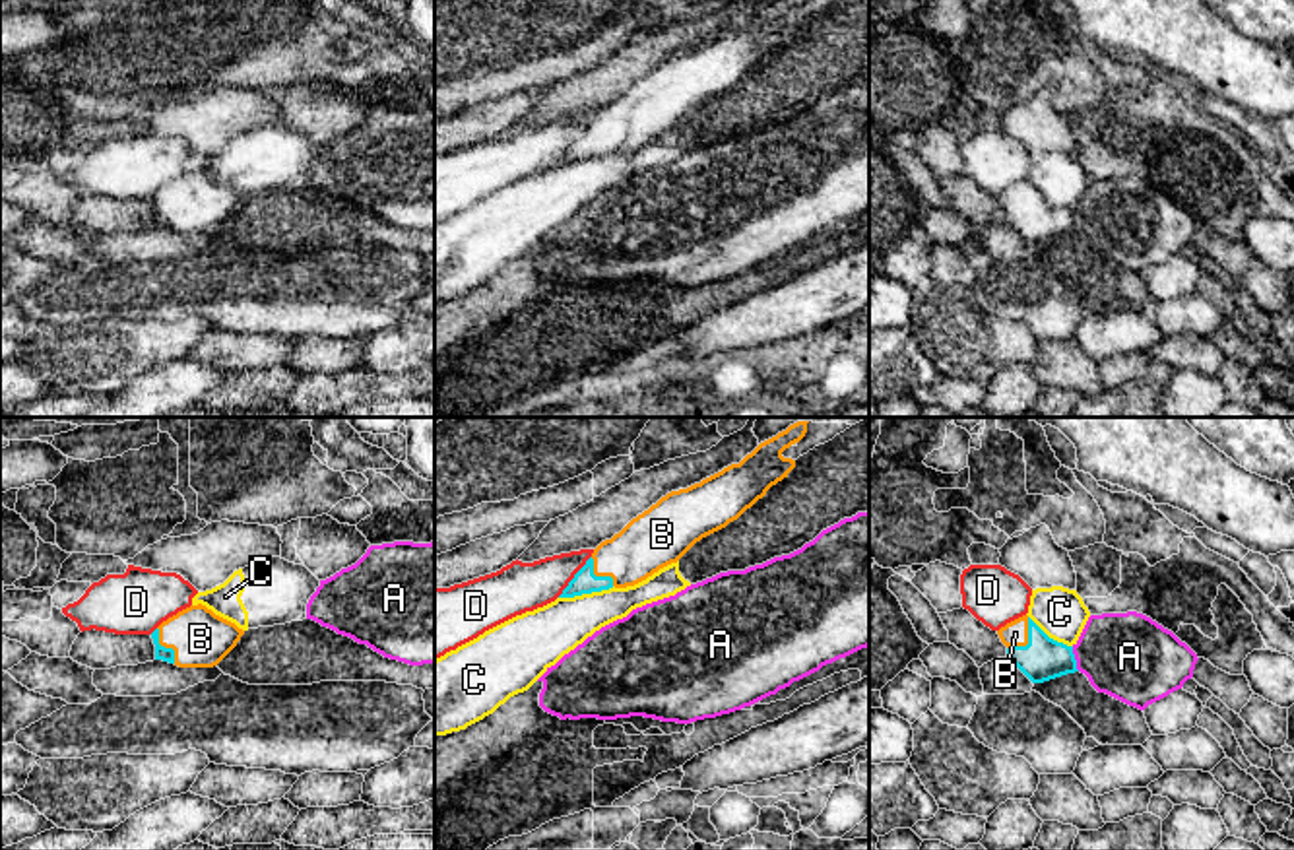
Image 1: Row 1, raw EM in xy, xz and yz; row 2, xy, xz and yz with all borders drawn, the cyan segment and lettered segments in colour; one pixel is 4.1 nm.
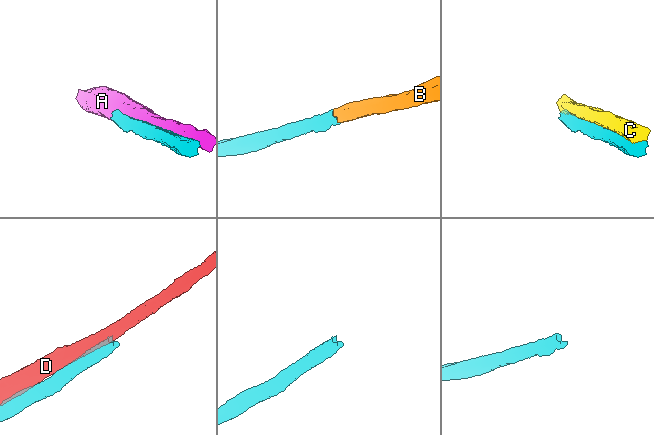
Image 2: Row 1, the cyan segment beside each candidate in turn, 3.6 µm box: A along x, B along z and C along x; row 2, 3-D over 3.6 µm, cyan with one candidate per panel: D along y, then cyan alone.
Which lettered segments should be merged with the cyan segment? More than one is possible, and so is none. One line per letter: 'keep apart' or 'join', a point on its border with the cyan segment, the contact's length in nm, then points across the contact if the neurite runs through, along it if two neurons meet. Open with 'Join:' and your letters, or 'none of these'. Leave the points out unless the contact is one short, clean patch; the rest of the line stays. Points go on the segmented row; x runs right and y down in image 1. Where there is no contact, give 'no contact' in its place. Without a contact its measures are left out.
Join: B
A: keep apart; contact yz (1073, 658); length 110 nm
B: join; contact yz (1029, 641); length 160 nm; way yz (1042, 658), (1029, 641), (1015, 633)
C: keep apart; contact xz (586, 592); length 240 nm
D: keep apart; contact xz (575, 577); length 220 nm

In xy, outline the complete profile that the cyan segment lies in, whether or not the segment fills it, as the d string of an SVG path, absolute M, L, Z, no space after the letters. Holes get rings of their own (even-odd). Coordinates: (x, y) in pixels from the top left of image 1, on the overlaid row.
M190 605L163 621L153 633L155 660L178 668L217 666L244 635L235 623L206 605Z

